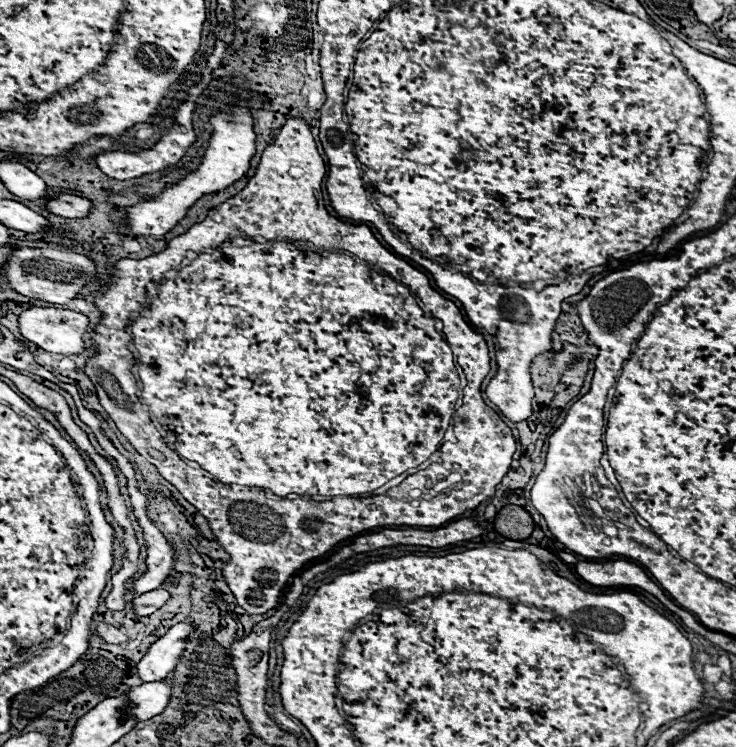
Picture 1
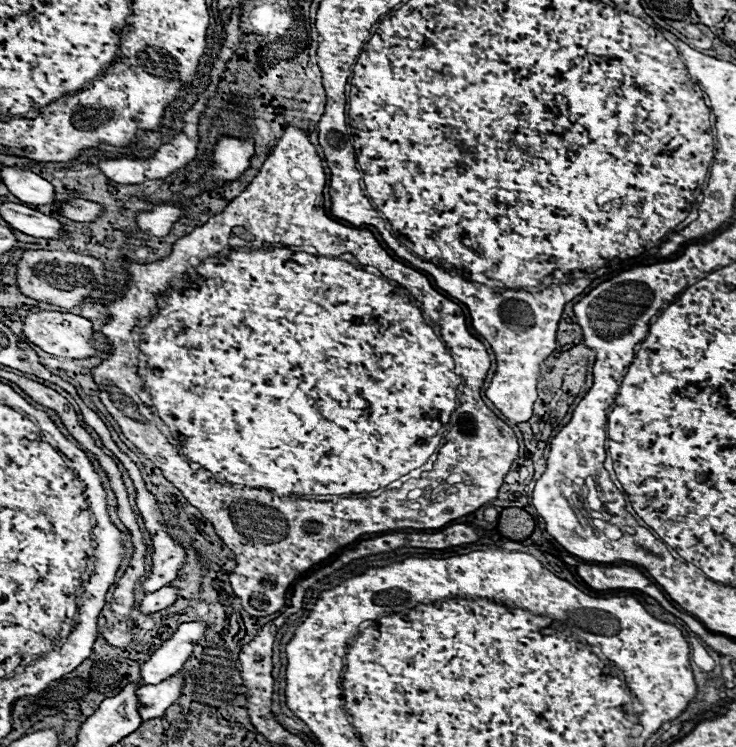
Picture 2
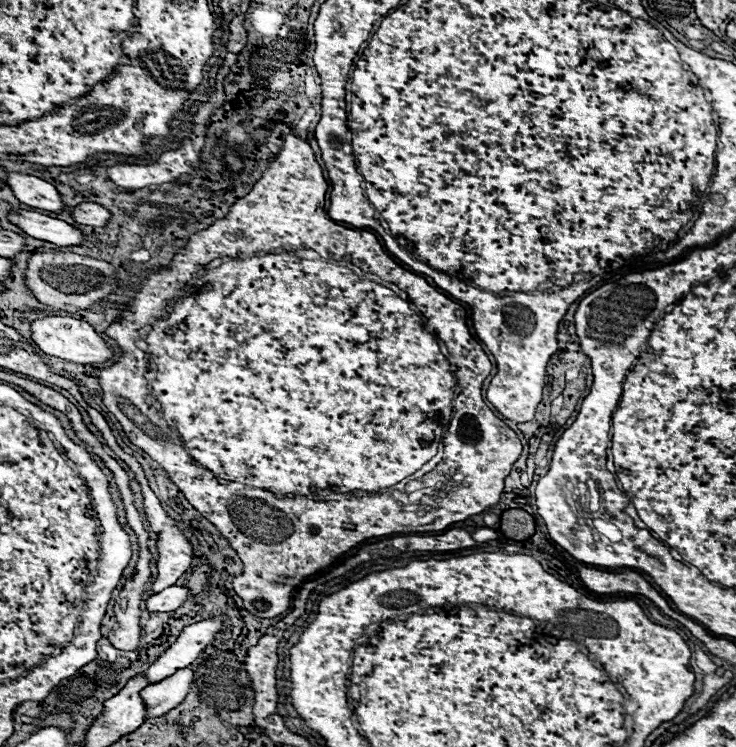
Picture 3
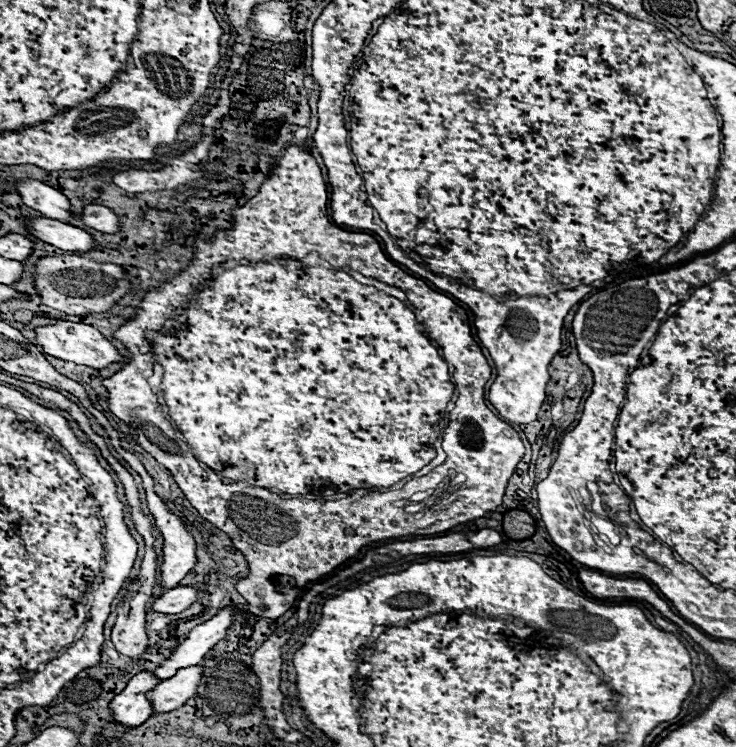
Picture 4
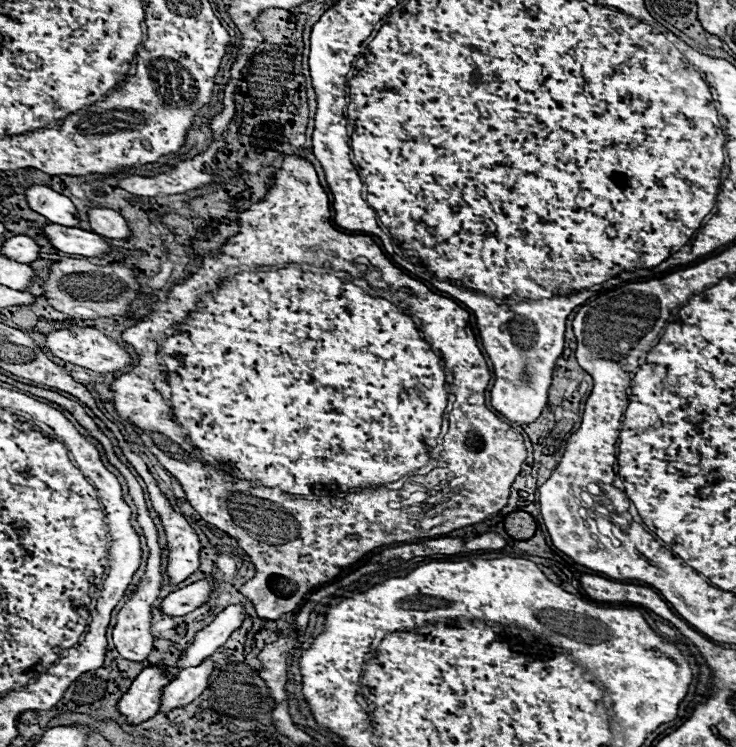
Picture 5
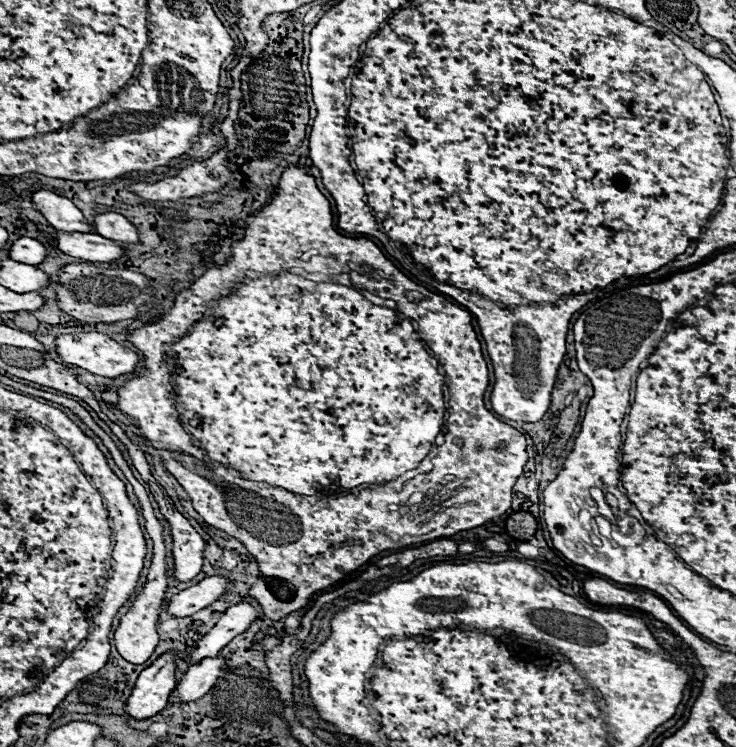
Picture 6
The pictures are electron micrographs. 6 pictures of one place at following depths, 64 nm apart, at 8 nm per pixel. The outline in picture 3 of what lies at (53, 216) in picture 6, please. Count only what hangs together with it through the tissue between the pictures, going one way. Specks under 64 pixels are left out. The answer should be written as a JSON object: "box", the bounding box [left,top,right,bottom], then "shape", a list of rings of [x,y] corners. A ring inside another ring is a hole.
{"box":[8,172,66,212],"shape":[[[10,172],[8,174],[8,186],[12,188],[14,196],[32,206],[32,208],[40,208],[40,210],[48,210],[48,212],[60,212],[62,208],[66,208],[60,200],[58,190],[32,174],[20,174],[20,172]]]}

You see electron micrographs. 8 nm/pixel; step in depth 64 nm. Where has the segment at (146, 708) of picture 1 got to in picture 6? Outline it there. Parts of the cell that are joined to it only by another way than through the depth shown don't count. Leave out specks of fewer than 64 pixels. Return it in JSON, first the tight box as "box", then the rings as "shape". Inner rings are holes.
{"box":[168,658,224,704],"shape":[[[204,658],[200,664],[190,666],[182,680],[178,680],[176,688],[170,692],[168,704],[184,704],[184,702],[194,702],[202,698],[214,684],[224,668],[224,660],[220,658]]]}

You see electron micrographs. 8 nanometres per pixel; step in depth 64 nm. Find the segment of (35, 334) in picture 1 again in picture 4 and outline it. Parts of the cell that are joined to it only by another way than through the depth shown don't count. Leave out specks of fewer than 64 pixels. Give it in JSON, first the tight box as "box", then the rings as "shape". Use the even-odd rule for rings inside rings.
{"box":[34,320,124,370],"shape":[[[54,320],[54,324],[36,326],[34,332],[36,332],[36,342],[38,342],[38,346],[42,346],[44,354],[50,354],[50,356],[66,360],[66,362],[74,362],[74,364],[82,364],[82,366],[102,370],[112,362],[122,362],[124,360],[118,354],[118,350],[90,324],[70,322],[70,320]]]}

